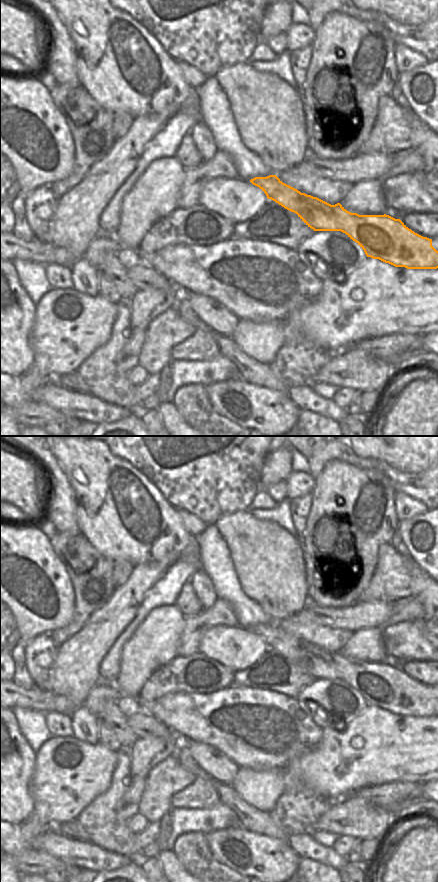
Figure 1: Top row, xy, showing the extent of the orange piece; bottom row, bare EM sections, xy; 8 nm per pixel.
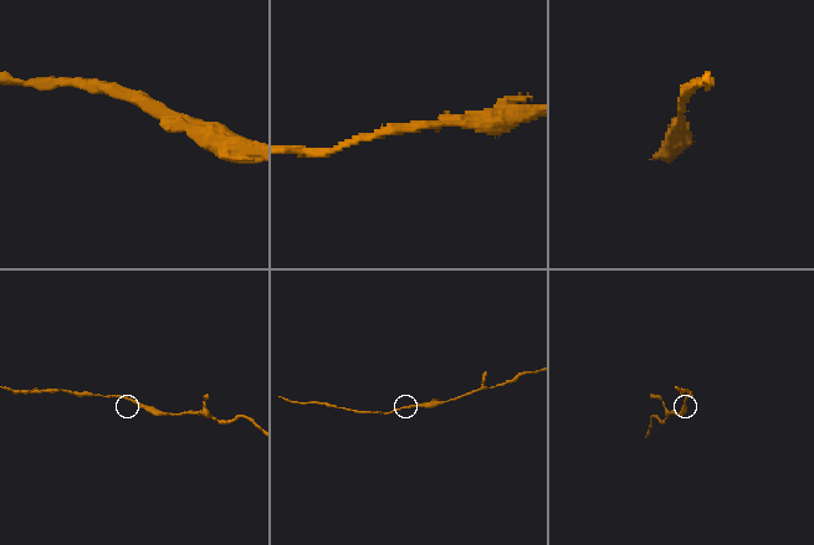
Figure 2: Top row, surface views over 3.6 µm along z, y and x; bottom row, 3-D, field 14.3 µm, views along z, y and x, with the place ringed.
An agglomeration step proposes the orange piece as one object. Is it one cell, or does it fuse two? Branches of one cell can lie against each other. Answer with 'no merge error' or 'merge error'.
no merge error

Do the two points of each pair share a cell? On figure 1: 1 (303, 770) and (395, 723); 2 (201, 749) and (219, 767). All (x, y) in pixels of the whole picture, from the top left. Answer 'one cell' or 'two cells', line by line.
1: one cell
2: one cell

